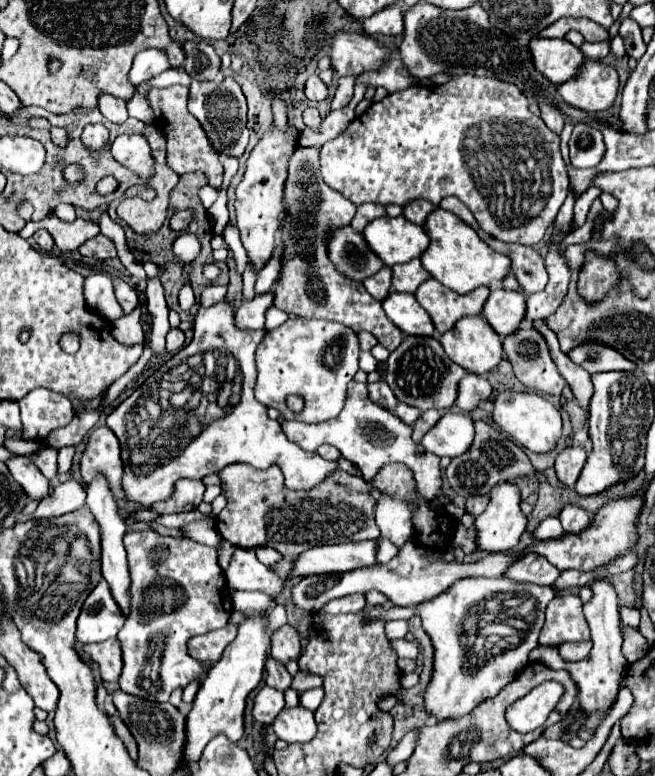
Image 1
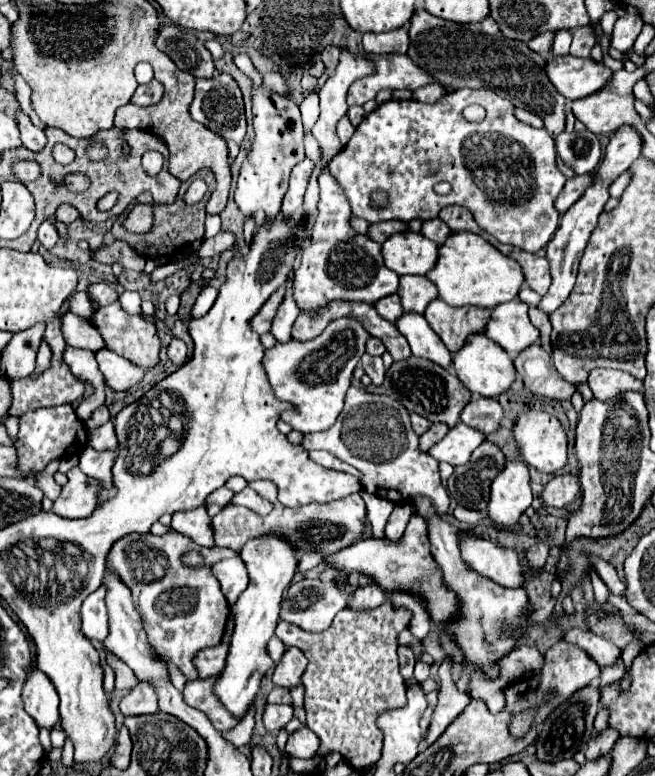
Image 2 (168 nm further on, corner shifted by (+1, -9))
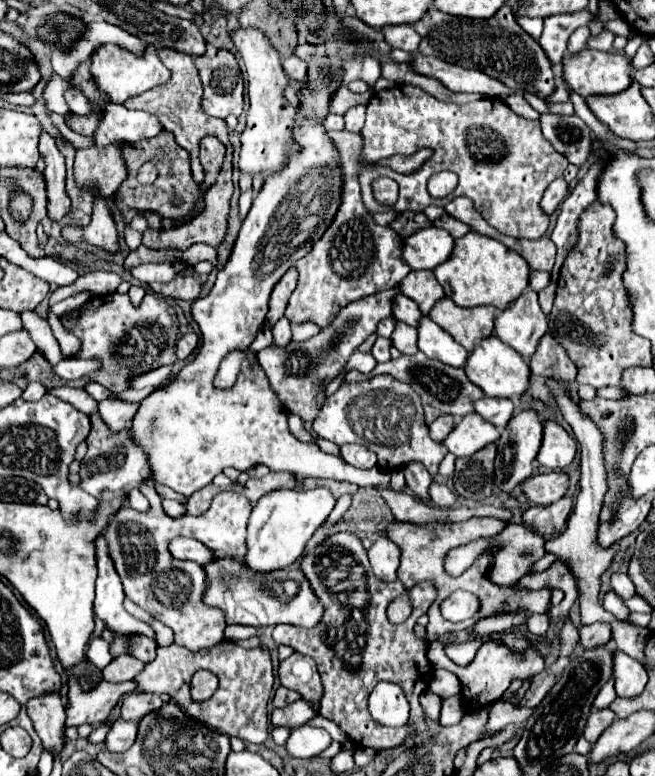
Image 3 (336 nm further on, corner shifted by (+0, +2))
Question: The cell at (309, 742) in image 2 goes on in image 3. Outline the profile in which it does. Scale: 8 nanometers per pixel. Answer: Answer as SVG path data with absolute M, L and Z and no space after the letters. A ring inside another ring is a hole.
M307 724L307 726L299 726L297 730L291 732L285 748L287 748L289 756L293 756L293 758L315 758L323 750L327 750L331 742L333 740L325 730Z

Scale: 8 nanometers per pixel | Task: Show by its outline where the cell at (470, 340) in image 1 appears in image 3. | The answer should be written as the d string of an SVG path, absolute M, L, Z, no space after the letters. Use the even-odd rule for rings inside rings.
M497 336L487 338L481 346L477 346L477 350L469 356L469 362L465 364L465 372L467 378L477 384L483 384L483 392L485 396L493 396L493 398L513 398L513 396L521 396L529 390L529 364L521 358L521 354L517 354L515 350L509 350L509 346L505 346Z

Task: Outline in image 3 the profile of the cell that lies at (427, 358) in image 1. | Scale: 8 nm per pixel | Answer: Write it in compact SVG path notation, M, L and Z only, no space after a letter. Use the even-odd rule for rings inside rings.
M417 352L415 356L401 356L397 360L389 360L385 364L377 364L373 374L391 374L393 378L401 382L409 382L417 394L421 394L423 404L433 406L441 410L443 414L451 414L455 418L471 414L473 412L473 402L483 396L483 392L465 376L463 368L453 368L445 366L441 362L433 362L431 358L425 358L425 354Z

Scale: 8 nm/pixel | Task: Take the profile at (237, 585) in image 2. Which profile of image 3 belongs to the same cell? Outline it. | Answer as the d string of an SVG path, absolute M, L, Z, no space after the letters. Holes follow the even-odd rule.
M173 538L169 542L169 552L179 560L193 560L201 566L205 562L209 562L209 558L215 556L205 544L201 544L199 540L193 540L193 538Z

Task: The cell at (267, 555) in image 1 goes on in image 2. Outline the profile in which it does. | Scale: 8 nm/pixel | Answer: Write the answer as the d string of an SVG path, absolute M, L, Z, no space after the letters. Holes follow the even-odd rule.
M258 537L248 541L244 549L240 551L240 557L244 559L250 575L248 589L238 597L238 601L232 605L232 619L234 619L234 635L230 643L230 653L226 659L224 671L218 675L214 683L214 695L220 699L220 703L238 719L248 713L258 689L260 681L264 679L266 671L274 667L274 661L268 655L268 639L276 631L276 623L280 619L280 603L284 587L292 581L296 573L296 551L282 539L282 537Z

